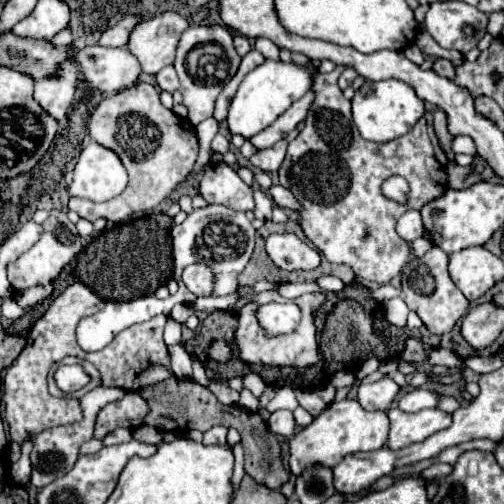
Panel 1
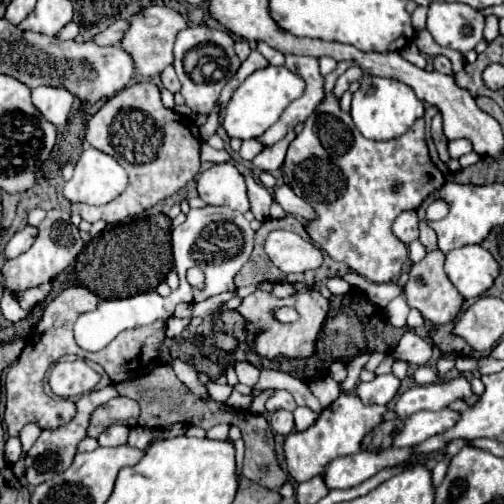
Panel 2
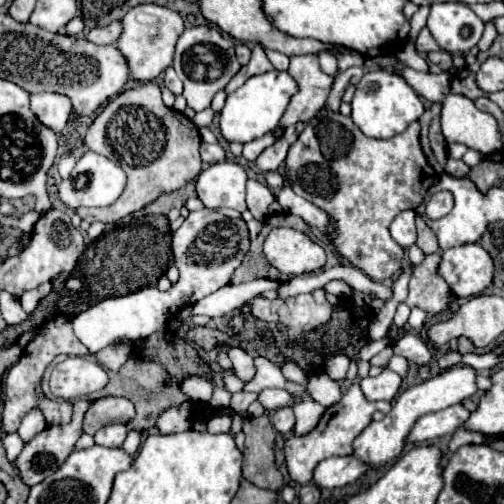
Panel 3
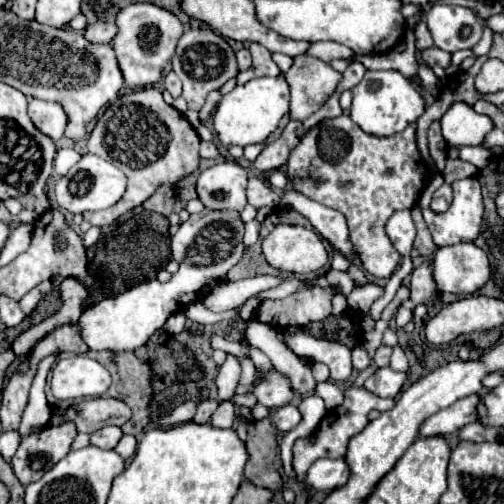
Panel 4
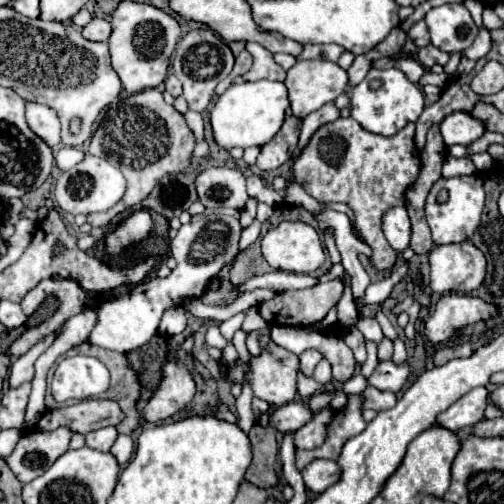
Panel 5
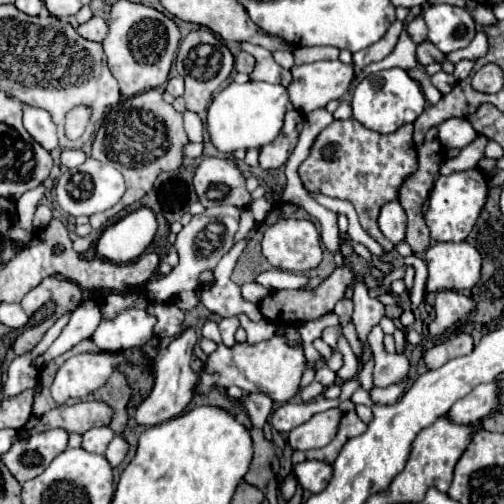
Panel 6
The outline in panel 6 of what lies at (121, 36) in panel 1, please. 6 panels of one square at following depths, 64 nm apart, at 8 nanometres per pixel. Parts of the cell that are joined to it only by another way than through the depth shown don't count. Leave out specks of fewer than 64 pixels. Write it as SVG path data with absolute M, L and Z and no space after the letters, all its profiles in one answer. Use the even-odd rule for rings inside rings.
M94 16L90 22L80 24L80 26L76 28L76 32L78 32L82 38L86 38L86 40L102 42L102 40L104 40L104 36L108 34L108 26L106 26L106 22L104 22L102 18Z

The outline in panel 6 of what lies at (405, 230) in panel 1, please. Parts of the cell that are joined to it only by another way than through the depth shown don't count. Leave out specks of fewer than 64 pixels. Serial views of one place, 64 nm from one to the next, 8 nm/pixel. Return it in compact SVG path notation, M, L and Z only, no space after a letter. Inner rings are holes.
M388 202L382 206L380 216L378 216L378 226L382 230L382 234L392 242L400 242L404 240L404 230L406 230L406 214L404 208L400 206L400 202Z

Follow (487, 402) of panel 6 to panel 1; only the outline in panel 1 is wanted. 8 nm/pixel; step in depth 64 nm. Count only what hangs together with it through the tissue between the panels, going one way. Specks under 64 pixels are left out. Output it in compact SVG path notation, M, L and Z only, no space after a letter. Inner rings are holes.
M390 408L388 418L390 418L388 448L392 448L392 450L400 450L414 442L422 442L428 436L432 436L452 424L452 416L438 408L420 410L414 414L406 414L406 412L400 412L398 408Z

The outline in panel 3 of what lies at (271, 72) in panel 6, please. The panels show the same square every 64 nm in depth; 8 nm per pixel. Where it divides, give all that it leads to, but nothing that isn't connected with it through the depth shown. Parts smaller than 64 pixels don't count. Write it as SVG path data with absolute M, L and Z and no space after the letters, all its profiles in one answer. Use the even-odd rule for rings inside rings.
M256 44L256 46L252 48L252 58L250 58L248 66L242 66L242 68L240 68L240 72L238 72L238 74L228 82L226 92L236 90L236 88L238 88L238 86L242 86L250 76L264 74L264 72L272 72L272 70L274 70L274 66L272 66L272 62L268 60L266 50L264 50L260 44Z

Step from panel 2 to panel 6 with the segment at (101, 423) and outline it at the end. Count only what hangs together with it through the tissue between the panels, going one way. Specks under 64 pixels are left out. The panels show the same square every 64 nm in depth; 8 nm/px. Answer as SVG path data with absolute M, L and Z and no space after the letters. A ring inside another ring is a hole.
M80 402L74 406L64 404L40 418L32 416L26 422L24 432L36 434L52 428L64 428L66 432L84 434L94 426L108 426L110 418L112 418L112 410L104 402Z

